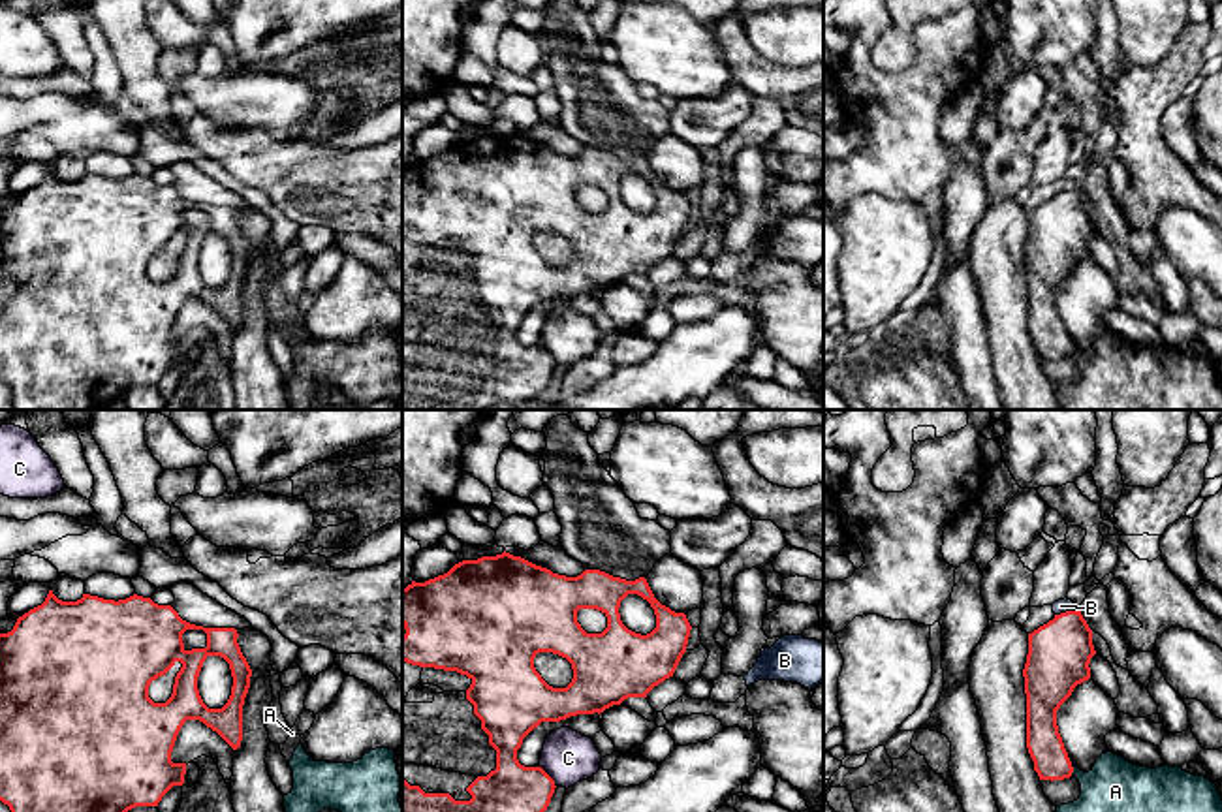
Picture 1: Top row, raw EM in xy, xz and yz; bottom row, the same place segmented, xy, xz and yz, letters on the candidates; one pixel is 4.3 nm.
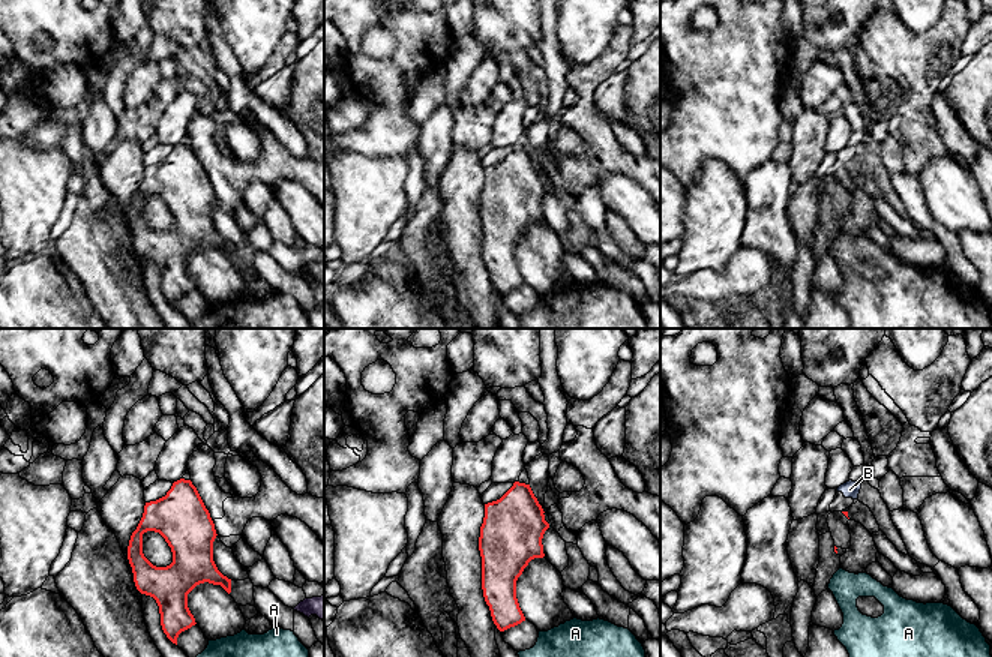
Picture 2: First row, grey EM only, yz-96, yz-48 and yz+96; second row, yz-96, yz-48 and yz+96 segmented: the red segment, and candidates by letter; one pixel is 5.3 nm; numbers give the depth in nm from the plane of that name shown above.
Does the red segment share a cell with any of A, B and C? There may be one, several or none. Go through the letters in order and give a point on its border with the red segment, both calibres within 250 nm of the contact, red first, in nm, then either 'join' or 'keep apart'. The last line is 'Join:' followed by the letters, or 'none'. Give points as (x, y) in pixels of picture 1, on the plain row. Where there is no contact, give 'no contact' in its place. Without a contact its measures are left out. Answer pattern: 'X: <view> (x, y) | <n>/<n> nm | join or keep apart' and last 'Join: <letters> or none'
A: yz (1072, 348) | 150/340 nm | keep apart
B: yz (1066, 190) | 280/60 nm | keep apart
C: xz (549, 356) | 260/220 nm | keep apart
Join: none

